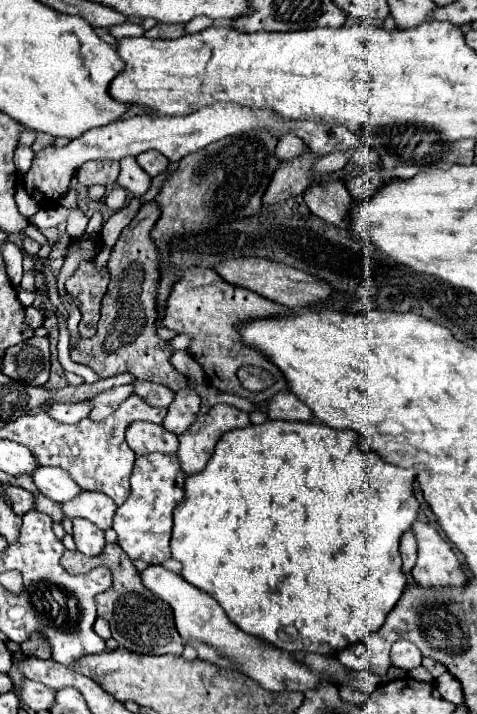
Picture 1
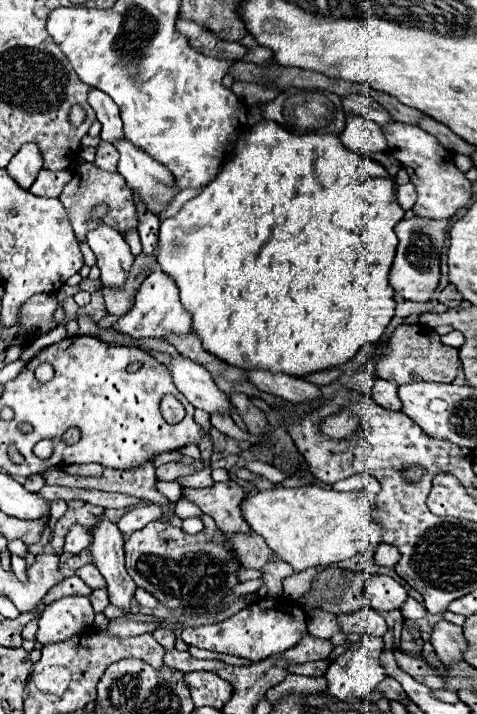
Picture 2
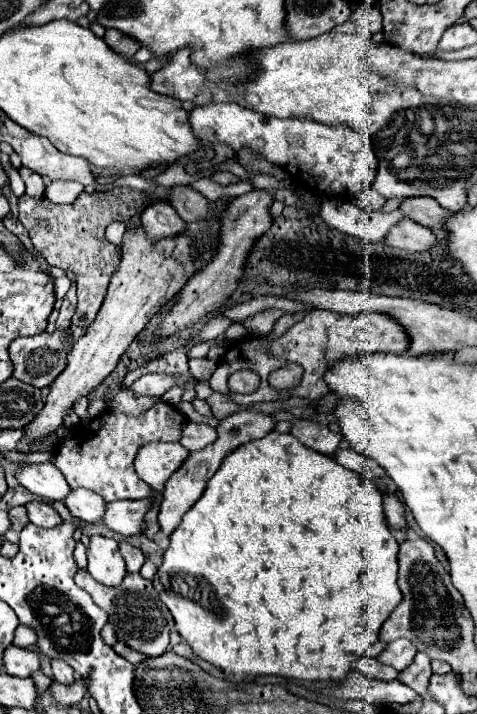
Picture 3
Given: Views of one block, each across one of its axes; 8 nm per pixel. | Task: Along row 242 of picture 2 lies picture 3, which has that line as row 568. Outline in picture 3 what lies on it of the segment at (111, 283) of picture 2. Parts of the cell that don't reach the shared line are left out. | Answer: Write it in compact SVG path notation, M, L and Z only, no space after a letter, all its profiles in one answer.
M92 536L88 546L88 572L104 586L120 586L128 574L126 562L114 538Z

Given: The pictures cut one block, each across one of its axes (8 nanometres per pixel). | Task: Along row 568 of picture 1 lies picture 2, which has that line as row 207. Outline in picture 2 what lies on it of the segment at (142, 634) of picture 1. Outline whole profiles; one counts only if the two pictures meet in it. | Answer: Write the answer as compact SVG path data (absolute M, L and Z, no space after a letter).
M84 164L74 172L72 180L66 184L64 192L60 194L60 200L62 200L66 212L72 220L72 228L74 228L78 242L86 242L86 234L96 228L94 222L86 220L86 216L88 216L90 208L94 208L98 202L106 202L108 208L110 208L108 214L102 220L106 226L118 230L120 234L126 234L128 230L138 228L138 212L136 212L136 206L134 206L132 190L126 186L126 180L118 172L104 172L104 170L96 168L94 164Z

